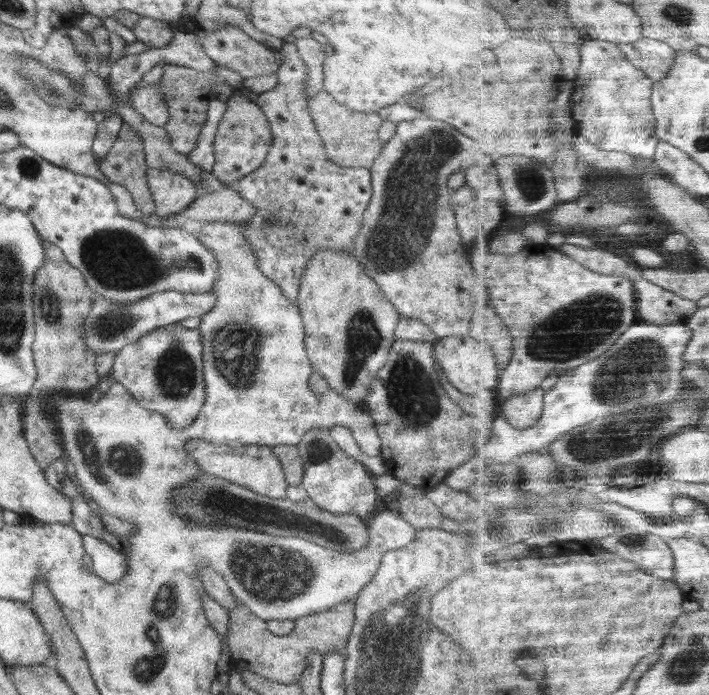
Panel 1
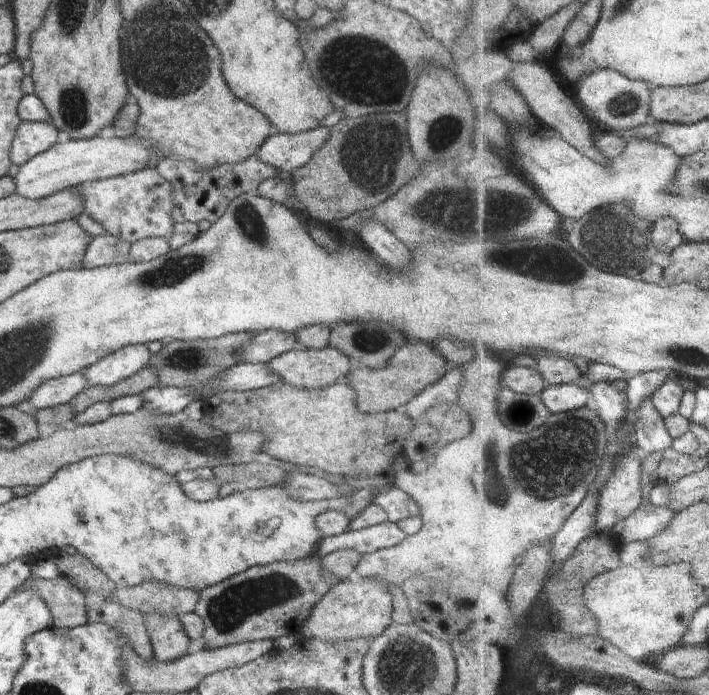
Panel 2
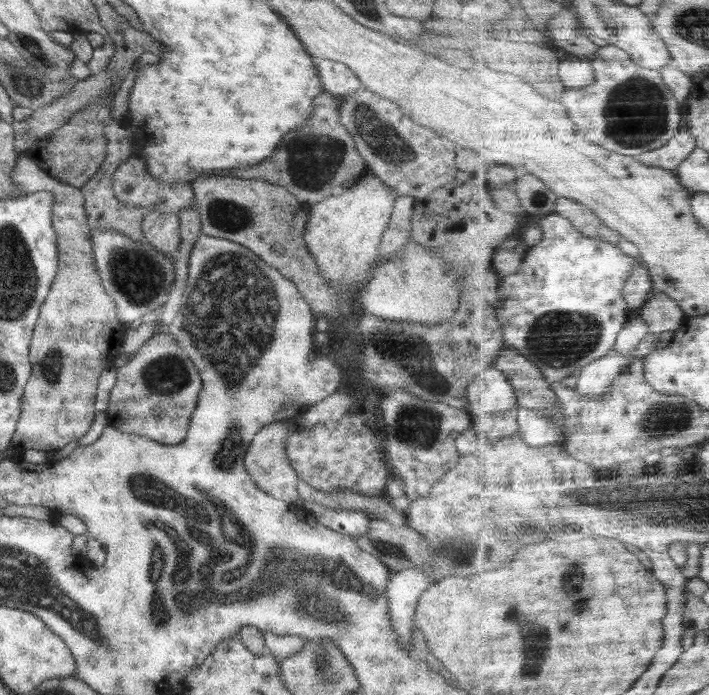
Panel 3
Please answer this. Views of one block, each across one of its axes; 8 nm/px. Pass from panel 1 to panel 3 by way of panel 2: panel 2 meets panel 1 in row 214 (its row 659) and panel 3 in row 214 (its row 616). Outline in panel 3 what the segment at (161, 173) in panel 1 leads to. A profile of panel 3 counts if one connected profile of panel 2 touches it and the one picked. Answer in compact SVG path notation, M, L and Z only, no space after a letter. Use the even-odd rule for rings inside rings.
M150 211L143 217L144 241L148 241L157 251L167 257L173 258L177 253L181 243L179 233L179 216L174 213Z

